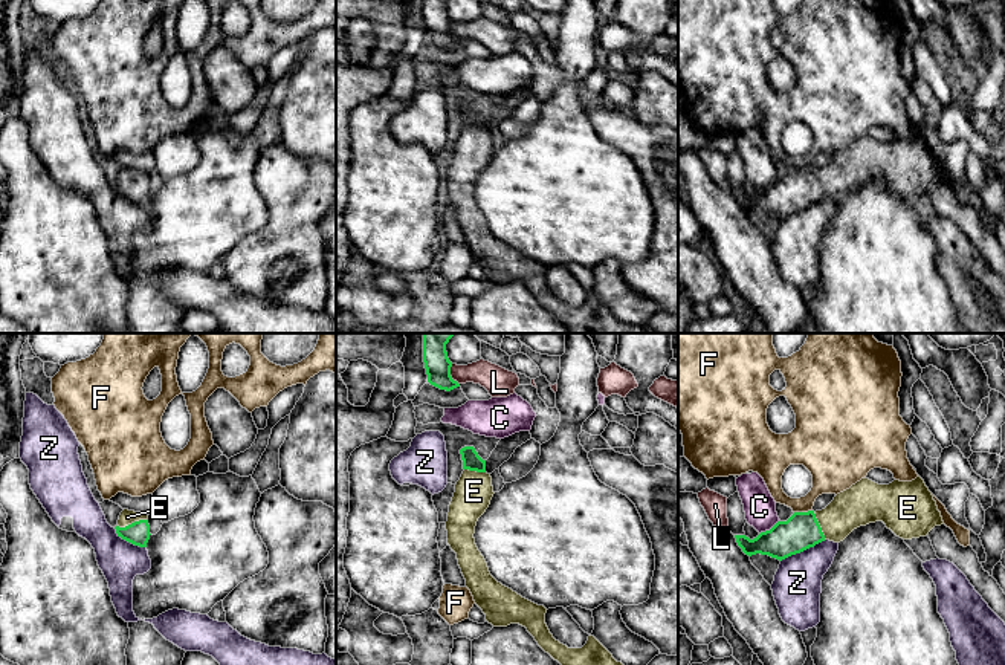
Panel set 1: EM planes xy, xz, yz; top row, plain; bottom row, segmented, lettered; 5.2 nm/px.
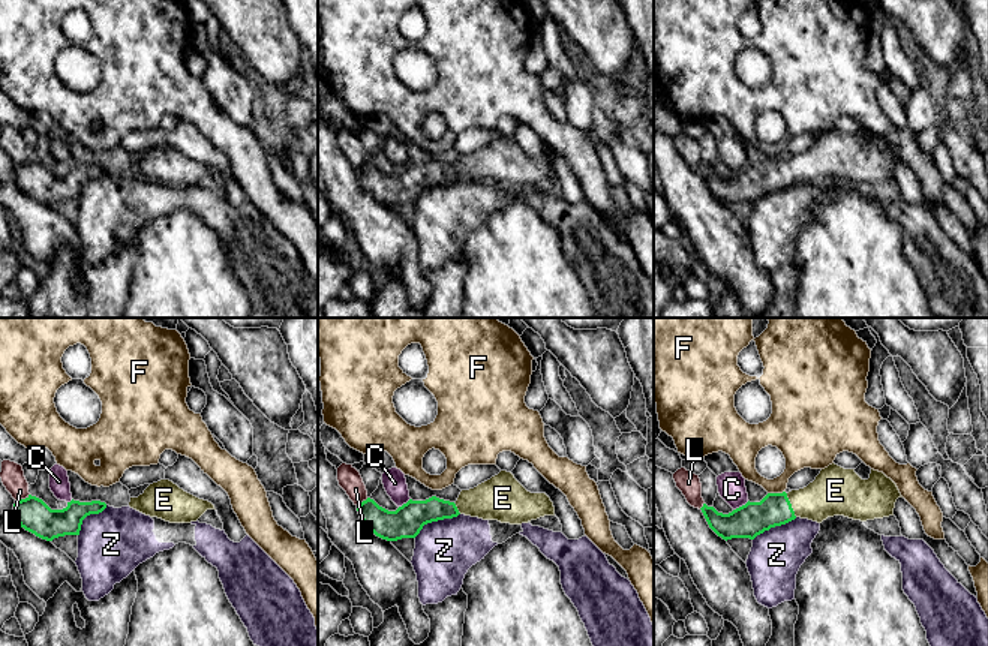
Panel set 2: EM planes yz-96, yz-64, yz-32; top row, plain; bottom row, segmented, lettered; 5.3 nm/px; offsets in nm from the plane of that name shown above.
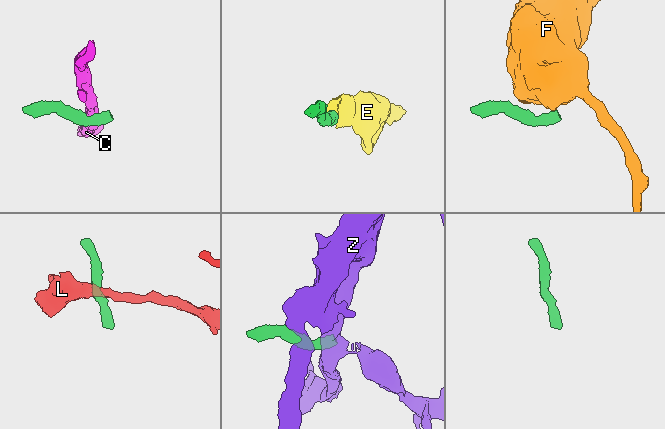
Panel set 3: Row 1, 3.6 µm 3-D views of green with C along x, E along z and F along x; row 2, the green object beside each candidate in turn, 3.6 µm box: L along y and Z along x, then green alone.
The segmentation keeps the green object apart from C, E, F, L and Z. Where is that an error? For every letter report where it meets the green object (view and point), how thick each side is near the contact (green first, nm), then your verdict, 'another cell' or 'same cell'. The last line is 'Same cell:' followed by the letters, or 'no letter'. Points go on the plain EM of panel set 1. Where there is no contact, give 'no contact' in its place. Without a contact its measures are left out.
C: yz (770, 187) | 190/170 nm | another cell
E: xy (132, 181) | 120/80 nm | same cell
F: yz (802, 170) | 190/190 nm | another cell
L: xz (449, 32) | 140/150 nm | another cell
Z: yz (802, 208) | 190/260 nm | another cell
Same cell: E

